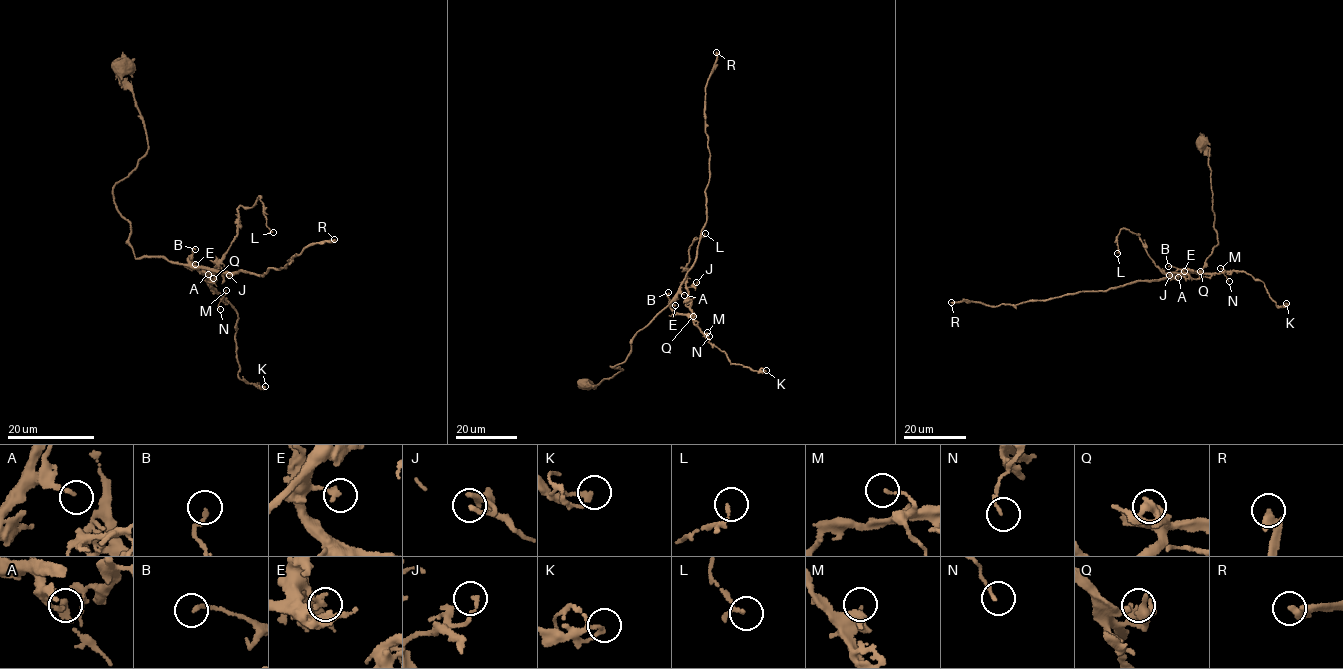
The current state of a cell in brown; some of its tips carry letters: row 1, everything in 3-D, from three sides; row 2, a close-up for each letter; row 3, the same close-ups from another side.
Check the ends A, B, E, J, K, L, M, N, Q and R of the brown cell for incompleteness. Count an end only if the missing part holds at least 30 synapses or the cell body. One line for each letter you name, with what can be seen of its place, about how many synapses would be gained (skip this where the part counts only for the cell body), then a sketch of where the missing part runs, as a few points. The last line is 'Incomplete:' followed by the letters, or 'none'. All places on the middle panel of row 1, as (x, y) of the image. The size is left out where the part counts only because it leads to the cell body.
R: Place: (716, 52). Roughly 650 synapses
Incomplete: R

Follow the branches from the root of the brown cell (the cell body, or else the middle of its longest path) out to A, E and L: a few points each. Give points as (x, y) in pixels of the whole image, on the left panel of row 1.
A: (121, 66), (147, 143), (112, 189), (129, 245), (137, 258), (160, 255), (208, 274)
E: (121, 66), (122, 83), (142, 118), (147, 150), (112, 189), (115, 208), (129, 222), (134, 256), (195, 264)
L: (121, 66), (147, 143), (112, 189), (134, 256), (191, 260), (208, 286), (241, 205), (259, 196), (273, 232)

